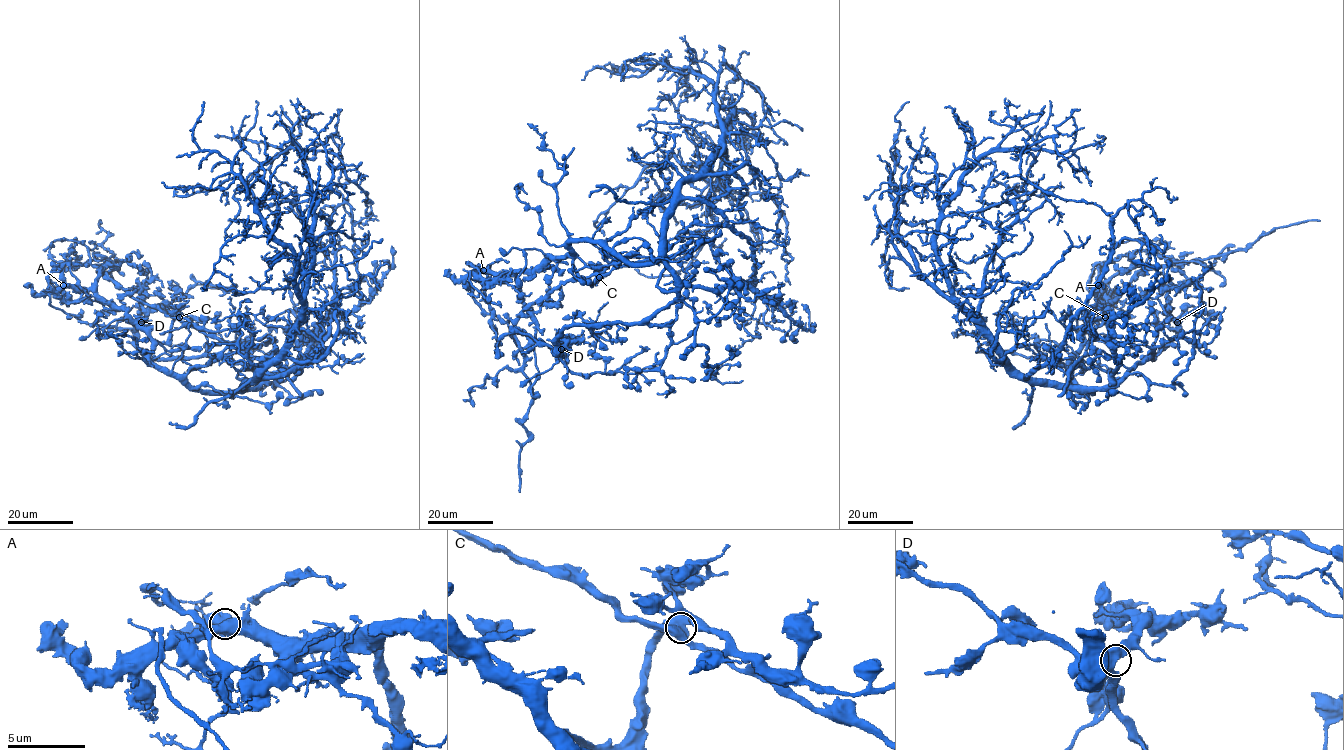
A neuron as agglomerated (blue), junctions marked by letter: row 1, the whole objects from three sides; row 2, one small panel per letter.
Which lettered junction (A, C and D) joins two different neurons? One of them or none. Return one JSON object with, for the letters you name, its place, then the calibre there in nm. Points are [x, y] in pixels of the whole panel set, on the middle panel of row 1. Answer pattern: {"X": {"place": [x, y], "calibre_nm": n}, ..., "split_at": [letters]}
{"C": {"place": [599, 277], "calibre_nm": 550}, "split_at": ["C"]}

